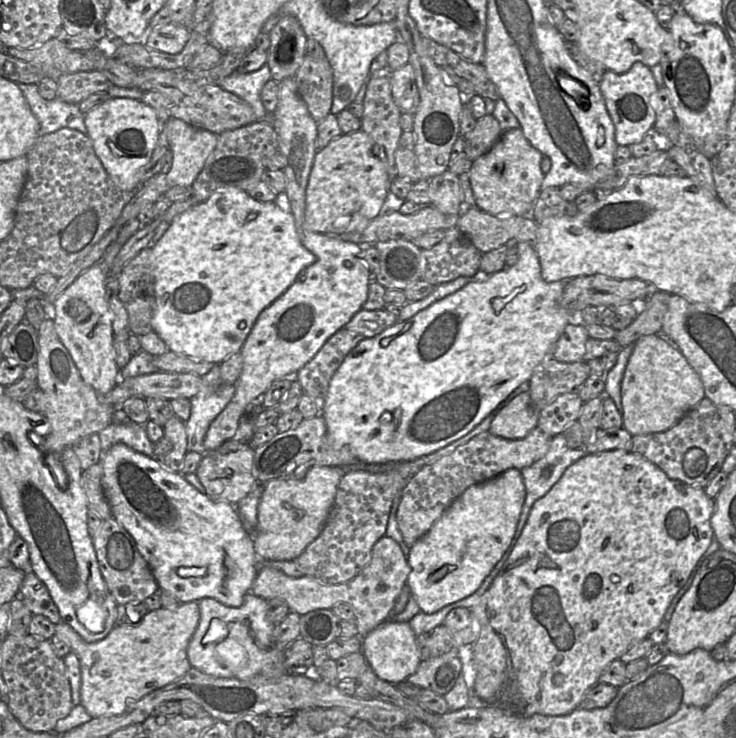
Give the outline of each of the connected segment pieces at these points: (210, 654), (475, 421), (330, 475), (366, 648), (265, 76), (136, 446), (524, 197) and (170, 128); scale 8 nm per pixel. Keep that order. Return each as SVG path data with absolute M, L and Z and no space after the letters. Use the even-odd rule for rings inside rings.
M248 592L242 606L238 608L226 606L213 598L203 598L198 601L198 605L199 624L187 647L191 667L208 675L241 680L255 675L277 678L287 673L284 650L278 649L274 642L275 624L268 619L267 600ZM215 618L228 626L228 636L217 645L214 642L203 643L209 623Z
M527 242L518 244L518 251L519 259L515 265L488 276L472 279L455 293L436 301L410 319L398 321L380 334L362 340L348 353L330 381L325 400L320 402L320 414L326 422L328 443L334 450L349 449L361 462L370 464L414 461L468 434L516 388L529 382L535 369L551 356L551 351L564 328L571 323L572 314L559 304L568 280L555 282L543 280L534 244Z
M340 466L306 467L300 473L279 477L266 482L258 505L258 522L255 527L254 549L260 560L294 560L322 532L334 505L341 478L345 475Z
M387 620L362 638L362 653L380 679L397 685L415 673L421 662L416 637L408 622Z
M265 63L258 70L250 73L234 71L221 81L220 86L249 103L259 120L265 120L268 112L262 103L261 91L269 79L271 79L271 72Z
M118 419L98 433L102 456L113 445L122 443L136 452L149 457L154 456L154 443L146 433L145 426L129 419Z
M521 128L504 131L486 154L472 162L468 171L476 206L494 216L531 216L545 176L540 166L542 158Z
M169 117L165 125L173 153L172 166L166 174L167 183L170 187L191 186L215 149L218 135L175 117Z

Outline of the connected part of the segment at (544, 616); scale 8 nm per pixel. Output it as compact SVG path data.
M611 450L586 454L570 465L546 495L533 504L508 559L479 603L470 609L476 625L476 641L466 652L473 659L476 676L501 678L500 689L492 704L523 717L534 714L562 716L578 709L587 691L598 684L603 670L633 644L648 638L663 621L672 599L684 586L713 540L711 517L714 510L715 501L706 495L704 488L670 479L654 463L631 451Z

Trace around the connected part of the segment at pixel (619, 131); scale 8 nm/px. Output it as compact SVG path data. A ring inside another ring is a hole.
M635 62L625 73L606 70L599 82L599 88L614 123L615 141L618 146L639 143L648 132L653 130L655 122L654 99L659 87L648 66L642 62Z

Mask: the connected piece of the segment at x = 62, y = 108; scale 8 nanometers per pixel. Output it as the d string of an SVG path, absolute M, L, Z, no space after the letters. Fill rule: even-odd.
M17 83L30 110L39 122L39 136L68 127L87 135L84 116L78 104L67 103L58 97L43 99L38 92L38 84Z

